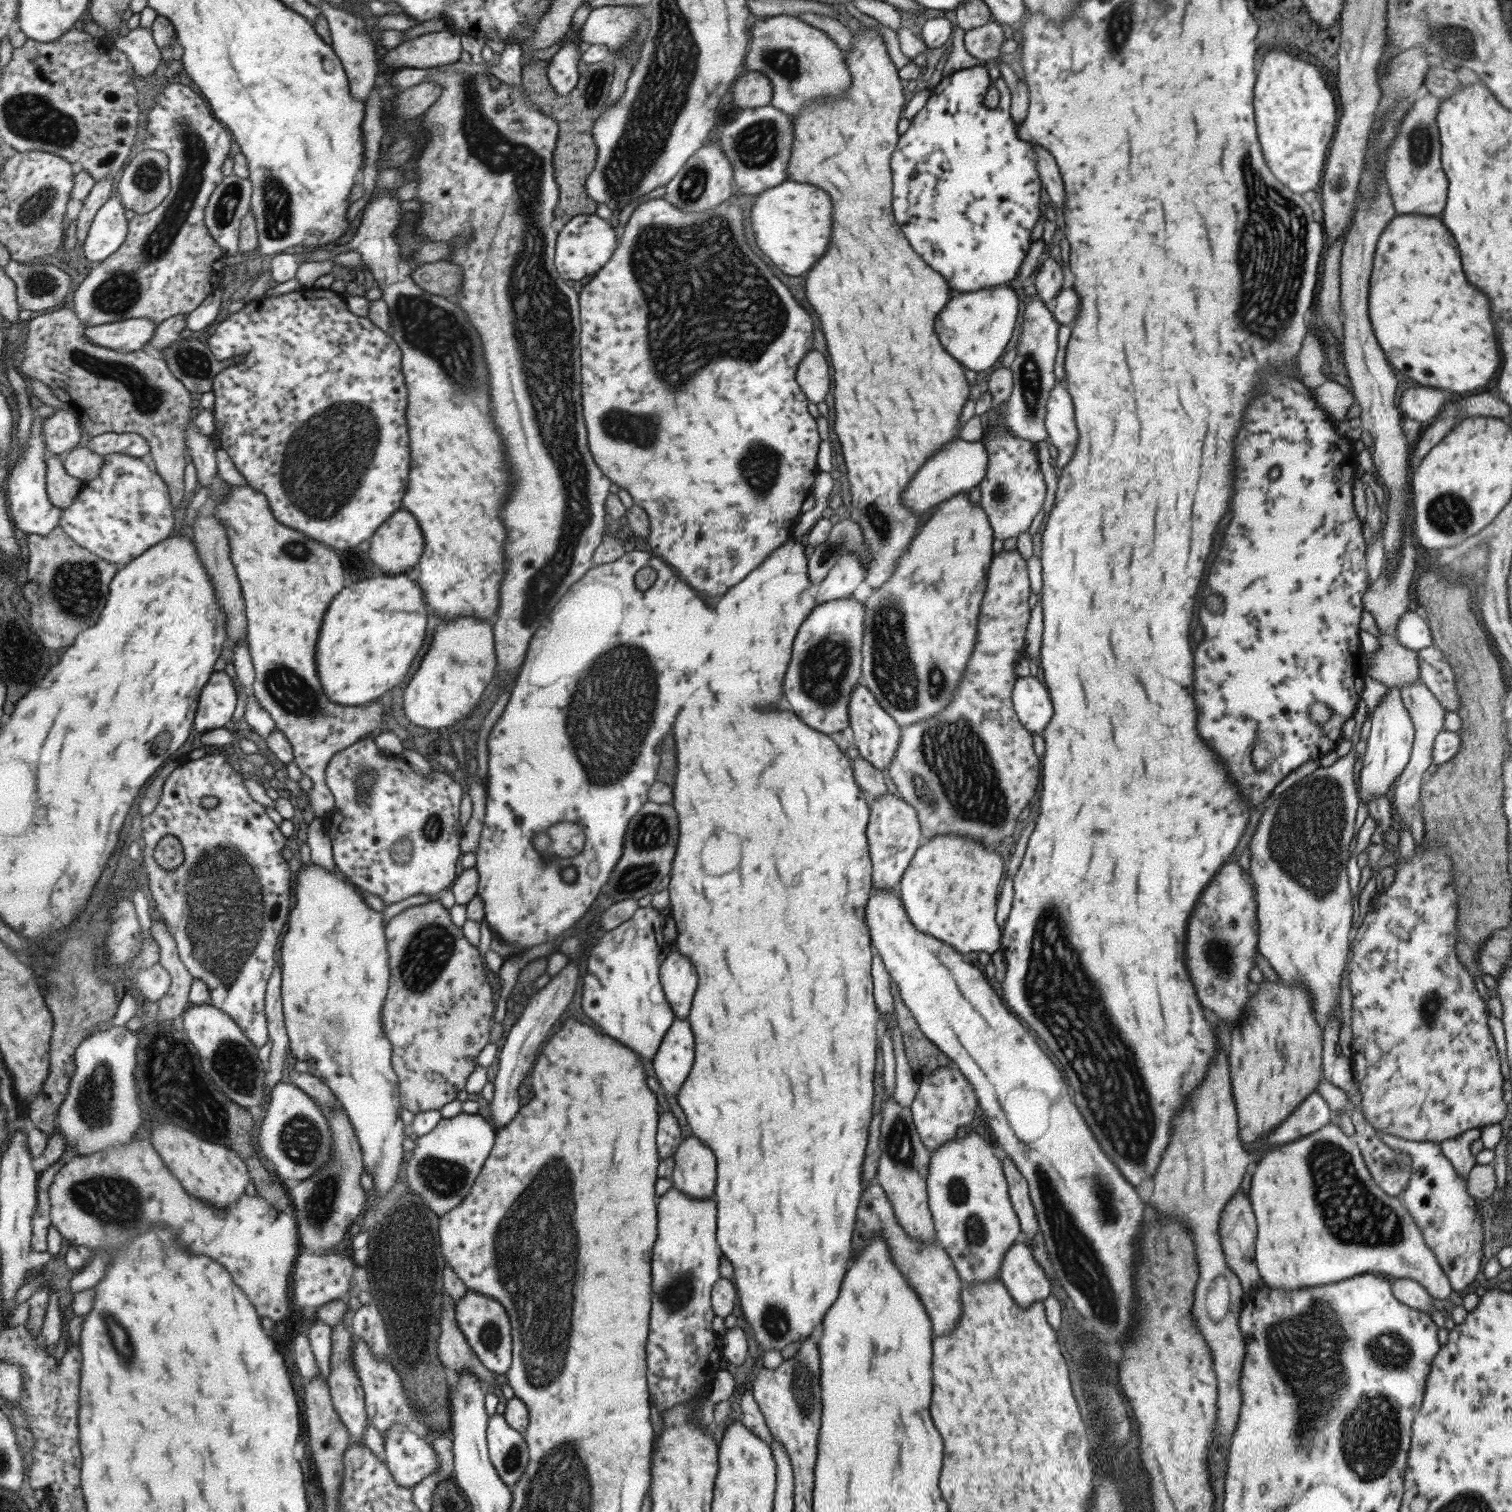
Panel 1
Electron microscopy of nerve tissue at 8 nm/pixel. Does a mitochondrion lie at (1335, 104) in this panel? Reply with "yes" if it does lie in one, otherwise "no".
no

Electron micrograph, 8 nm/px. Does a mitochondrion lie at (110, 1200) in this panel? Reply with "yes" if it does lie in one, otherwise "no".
yes

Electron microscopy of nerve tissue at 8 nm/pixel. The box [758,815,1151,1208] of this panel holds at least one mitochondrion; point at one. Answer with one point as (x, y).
(899, 1146)

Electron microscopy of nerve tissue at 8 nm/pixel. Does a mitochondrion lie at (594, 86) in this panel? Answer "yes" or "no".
yes

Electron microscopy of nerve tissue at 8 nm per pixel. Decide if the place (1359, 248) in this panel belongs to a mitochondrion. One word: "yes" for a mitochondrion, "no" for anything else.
no

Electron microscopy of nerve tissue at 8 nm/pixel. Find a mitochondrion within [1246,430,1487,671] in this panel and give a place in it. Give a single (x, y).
(1449, 514)

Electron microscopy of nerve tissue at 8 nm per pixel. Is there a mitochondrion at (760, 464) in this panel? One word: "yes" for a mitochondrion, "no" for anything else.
yes

